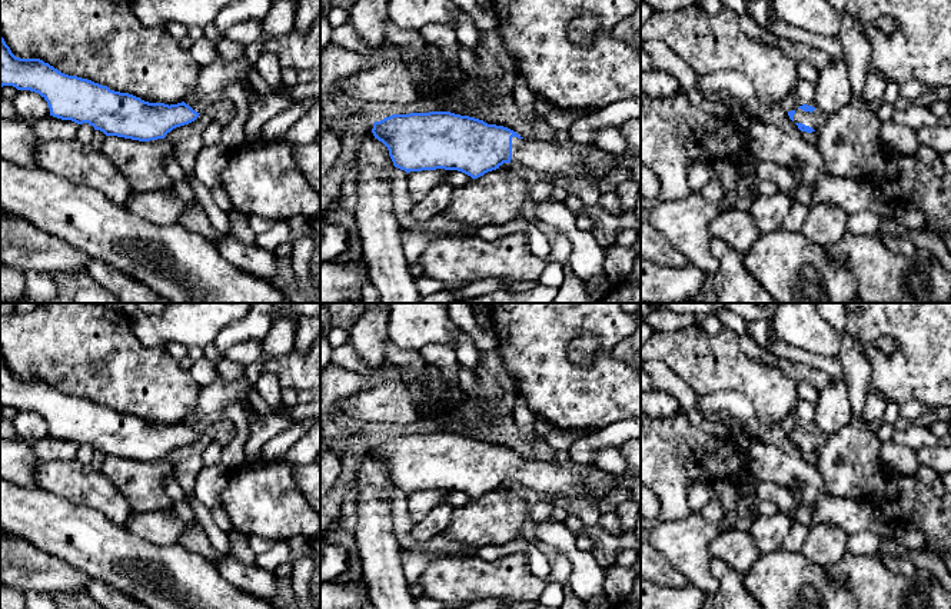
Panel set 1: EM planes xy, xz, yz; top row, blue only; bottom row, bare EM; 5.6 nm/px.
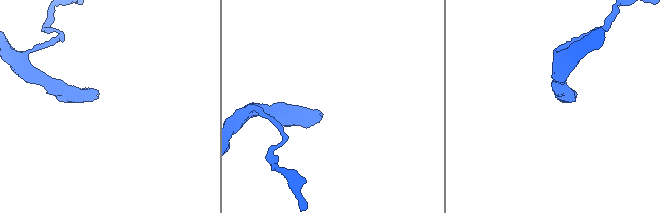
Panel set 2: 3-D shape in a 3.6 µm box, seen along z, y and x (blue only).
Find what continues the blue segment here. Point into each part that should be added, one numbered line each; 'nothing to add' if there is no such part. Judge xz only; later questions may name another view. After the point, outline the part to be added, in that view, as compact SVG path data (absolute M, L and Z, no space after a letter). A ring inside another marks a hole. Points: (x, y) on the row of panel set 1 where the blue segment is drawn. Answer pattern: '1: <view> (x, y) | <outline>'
1: xz (567, 159) | M513 136L511 163L519 163L551 177L592 179L586 164L586 146L572 140L549 143Z

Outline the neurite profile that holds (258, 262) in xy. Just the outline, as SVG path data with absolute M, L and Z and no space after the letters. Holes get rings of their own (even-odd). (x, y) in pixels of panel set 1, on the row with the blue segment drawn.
M233 236L215 240L213 243L229 263L246 273L269 282L272 282L277 273L277 256L275 252L243 244Z

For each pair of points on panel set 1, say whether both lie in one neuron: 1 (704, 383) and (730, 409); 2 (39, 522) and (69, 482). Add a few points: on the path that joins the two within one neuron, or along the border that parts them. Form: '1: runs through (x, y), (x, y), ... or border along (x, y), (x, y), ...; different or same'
1: border along (747, 395), (738, 390), (717, 390), (698, 396); different
2: border along (39, 486), (90, 508); different

